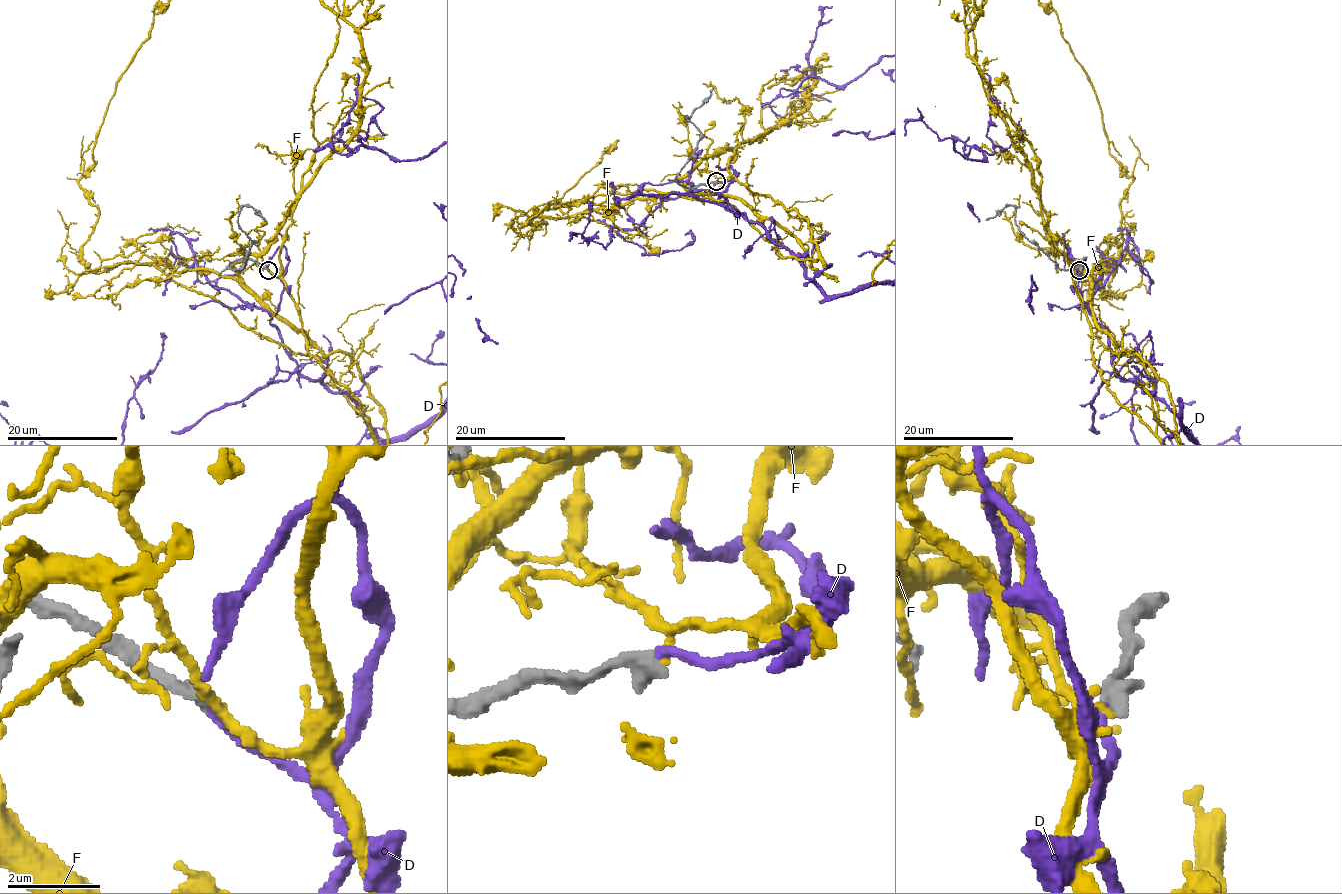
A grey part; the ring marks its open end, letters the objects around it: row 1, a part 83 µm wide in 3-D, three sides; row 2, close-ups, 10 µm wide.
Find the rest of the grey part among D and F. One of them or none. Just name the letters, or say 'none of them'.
D

